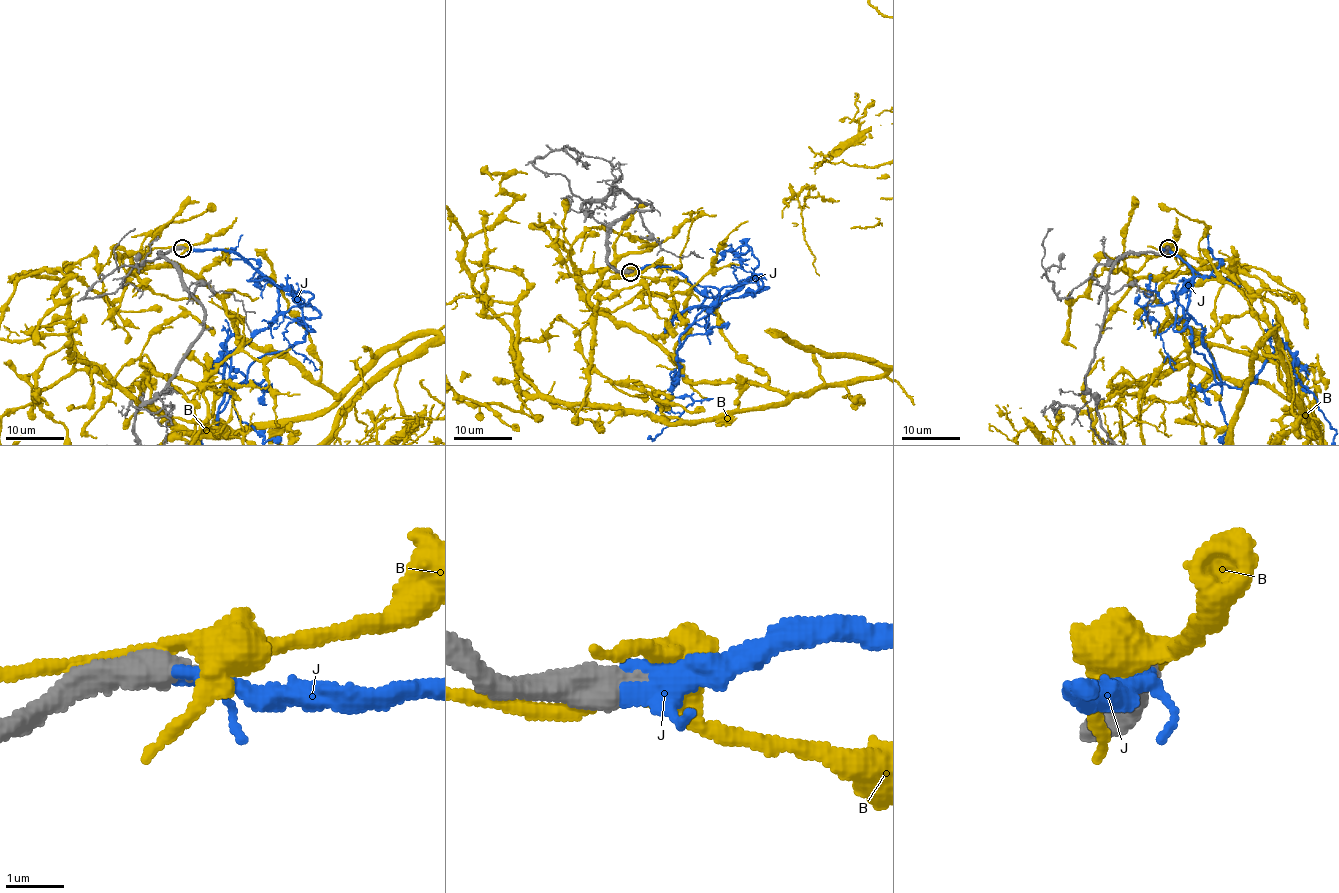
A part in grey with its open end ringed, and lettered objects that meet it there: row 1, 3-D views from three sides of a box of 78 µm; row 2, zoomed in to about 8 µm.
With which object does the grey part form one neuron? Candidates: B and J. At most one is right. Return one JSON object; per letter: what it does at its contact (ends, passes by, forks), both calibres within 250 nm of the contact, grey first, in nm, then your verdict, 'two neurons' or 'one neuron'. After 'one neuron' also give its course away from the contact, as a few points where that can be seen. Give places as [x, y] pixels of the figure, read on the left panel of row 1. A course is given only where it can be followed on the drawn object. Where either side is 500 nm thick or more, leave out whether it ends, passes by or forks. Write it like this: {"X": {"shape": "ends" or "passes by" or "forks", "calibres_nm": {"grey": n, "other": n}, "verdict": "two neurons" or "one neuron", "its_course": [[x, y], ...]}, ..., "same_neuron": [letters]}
{"B": {"calibres_nm": {"grey": 650, "other": 300}, "verdict": "two neurons"}, "J": {"calibres_nm": {"grey": 550, "other": 320}, "verdict": "one neuron"}, "same_neuron": ["J"]}

